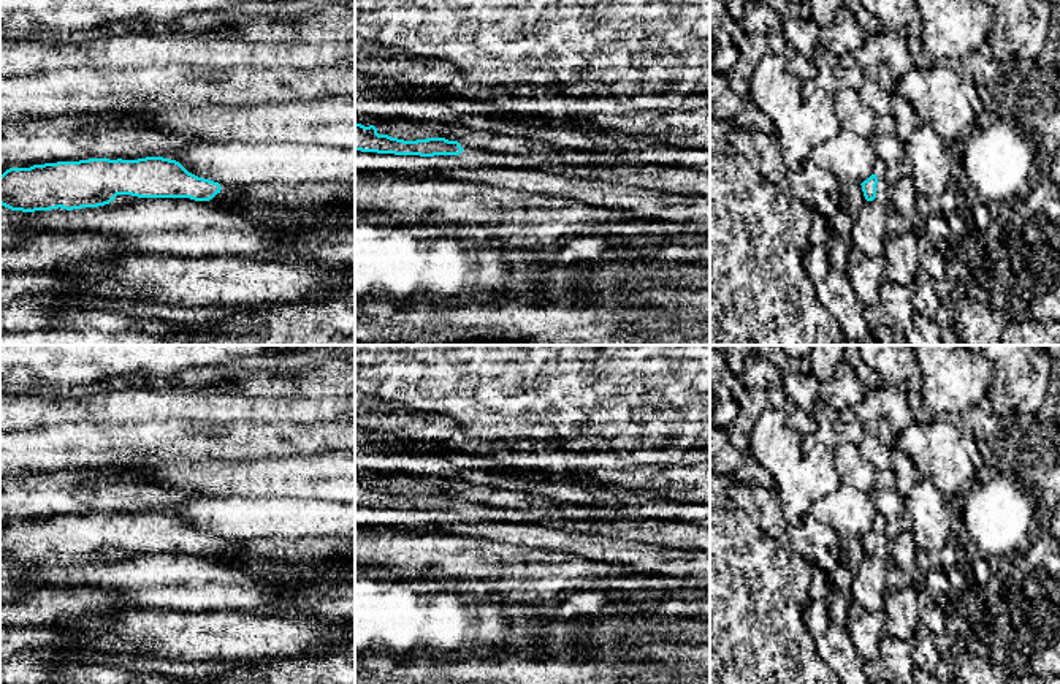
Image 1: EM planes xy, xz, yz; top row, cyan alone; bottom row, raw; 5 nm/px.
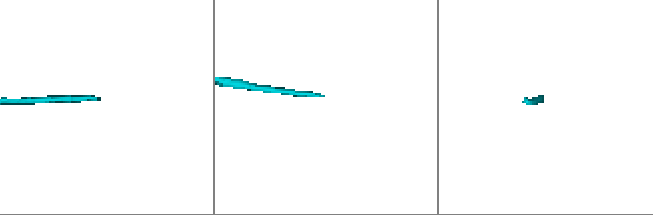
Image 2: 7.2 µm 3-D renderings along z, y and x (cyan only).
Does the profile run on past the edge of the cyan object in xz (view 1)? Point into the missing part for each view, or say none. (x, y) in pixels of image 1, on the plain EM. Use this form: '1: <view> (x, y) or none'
1: none

